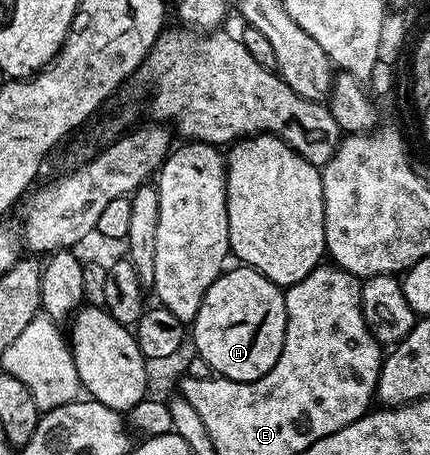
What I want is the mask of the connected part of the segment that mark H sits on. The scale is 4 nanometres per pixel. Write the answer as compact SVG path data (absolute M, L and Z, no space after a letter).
M235 264L224 269L219 279L205 292L205 300L193 323L195 329L194 353L203 357L218 377L234 382L255 382L275 367L281 356L285 340L287 313L285 312L284 291L274 286L264 274L251 266Z

